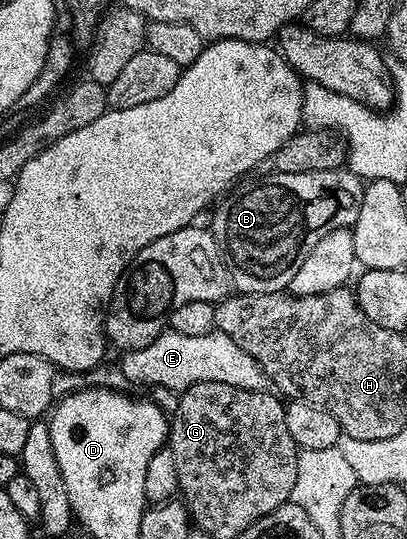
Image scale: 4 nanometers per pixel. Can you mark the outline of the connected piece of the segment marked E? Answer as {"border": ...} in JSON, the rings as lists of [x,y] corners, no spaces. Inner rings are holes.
{"border":[[[164,332],[140,350],[128,350],[122,355],[119,366],[123,369],[123,374],[131,382],[140,382],[147,387],[163,386],[176,392],[189,389],[198,382],[220,382],[221,384],[233,384],[237,388],[246,390],[266,390],[272,389],[271,378],[229,336],[218,332],[212,332],[205,336],[181,336],[174,332]]]}

